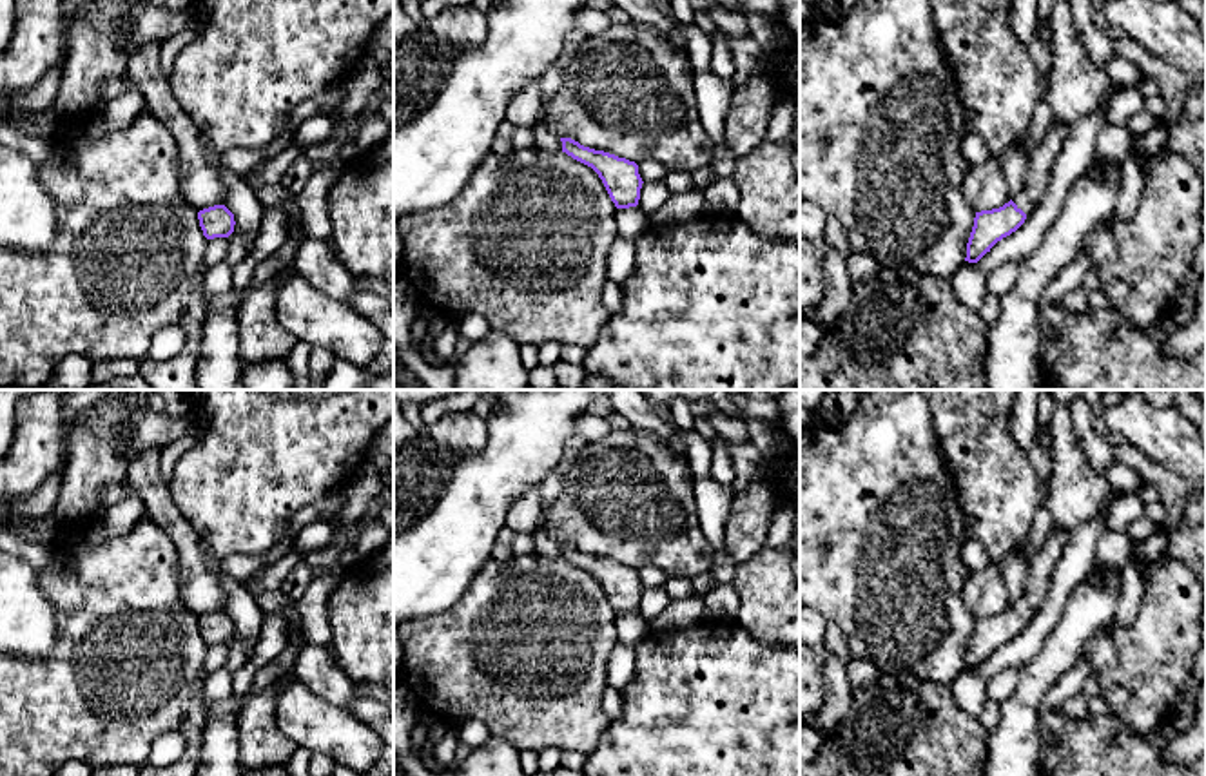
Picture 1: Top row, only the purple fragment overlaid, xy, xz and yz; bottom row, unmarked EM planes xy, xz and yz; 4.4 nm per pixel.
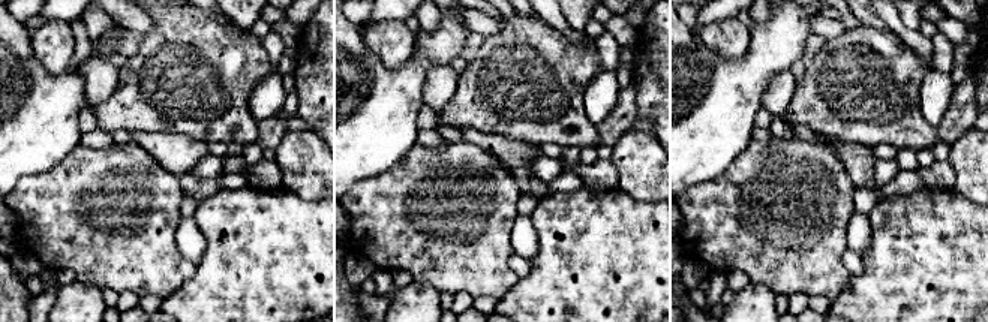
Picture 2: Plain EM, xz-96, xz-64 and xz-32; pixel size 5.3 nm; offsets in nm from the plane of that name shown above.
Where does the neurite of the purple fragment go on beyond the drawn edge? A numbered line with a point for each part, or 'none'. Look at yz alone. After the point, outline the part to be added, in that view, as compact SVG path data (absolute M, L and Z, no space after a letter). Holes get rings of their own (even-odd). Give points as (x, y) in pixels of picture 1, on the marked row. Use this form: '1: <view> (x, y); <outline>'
1: yz (1043, 158); M1052 121L1045 138L1030 154L1030 167L1025 178L1025 187L1017 196L1012 198L1017 209L1021 209L1025 214L1030 214L1041 205L1041 199L1050 183L1052 169L1068 134L1068 125Z

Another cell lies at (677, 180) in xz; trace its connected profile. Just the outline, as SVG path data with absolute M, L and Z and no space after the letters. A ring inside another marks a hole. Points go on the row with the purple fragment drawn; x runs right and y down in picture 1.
M669 170L664 178L664 183L669 187L671 192L687 192L695 189L691 174L684 170Z

